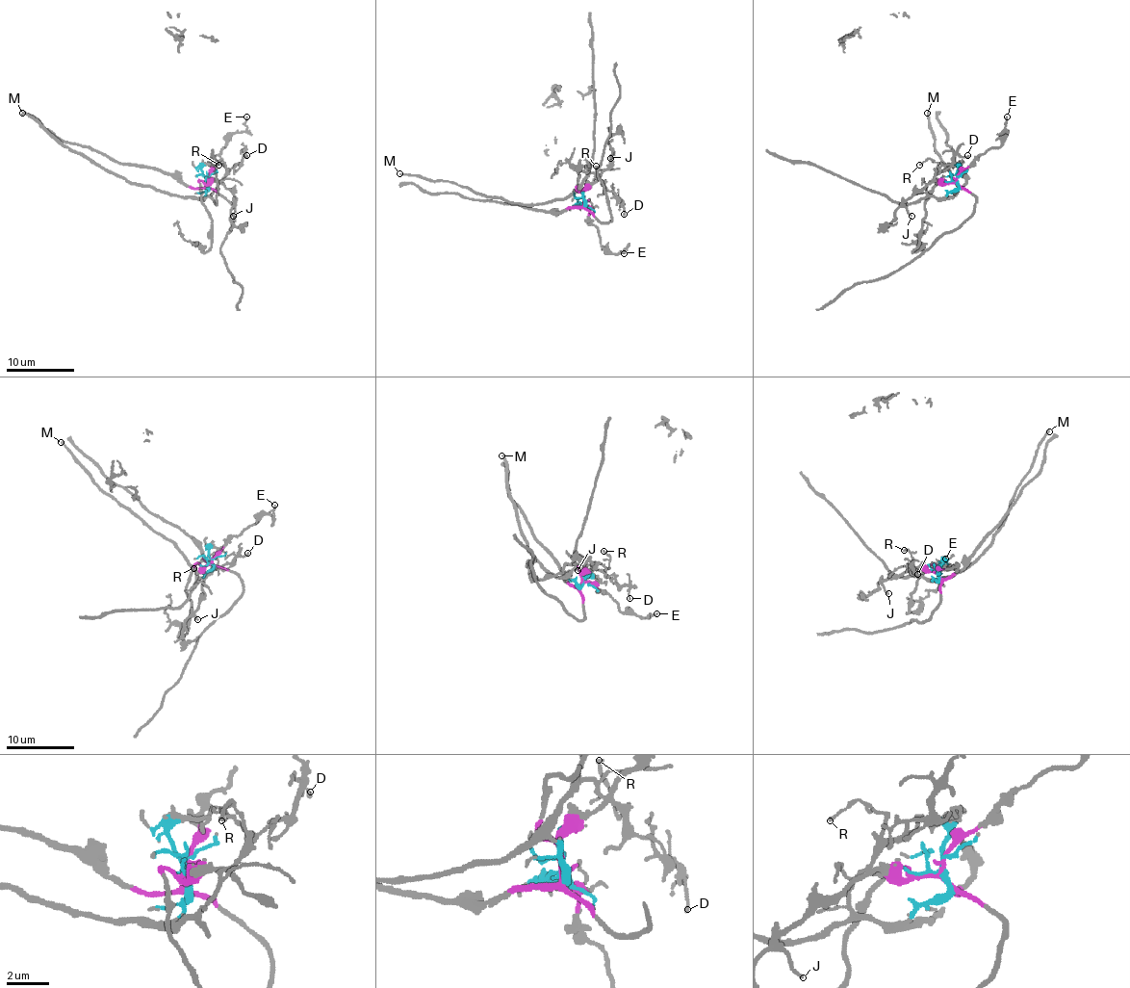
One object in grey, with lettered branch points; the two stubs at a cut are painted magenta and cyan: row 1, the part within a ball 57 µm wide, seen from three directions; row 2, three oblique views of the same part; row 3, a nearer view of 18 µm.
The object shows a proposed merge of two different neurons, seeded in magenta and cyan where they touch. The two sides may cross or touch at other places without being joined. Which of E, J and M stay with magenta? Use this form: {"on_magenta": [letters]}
{"on_magenta": ["E", "J"]}

